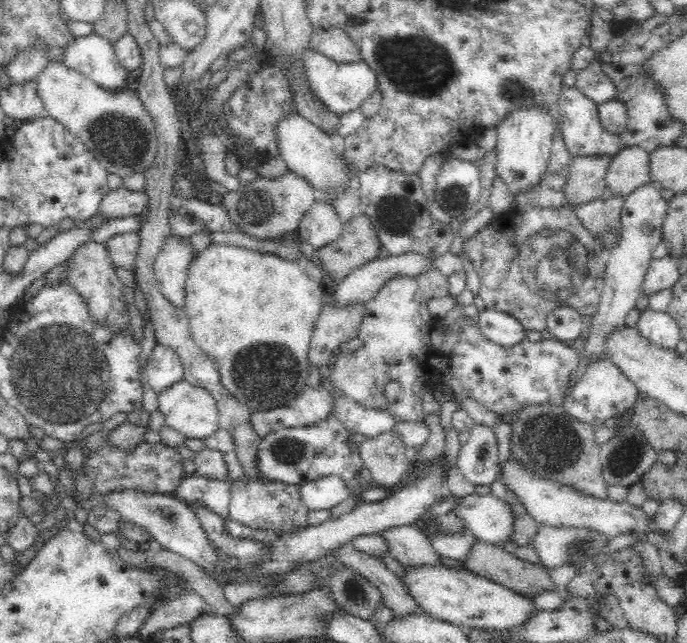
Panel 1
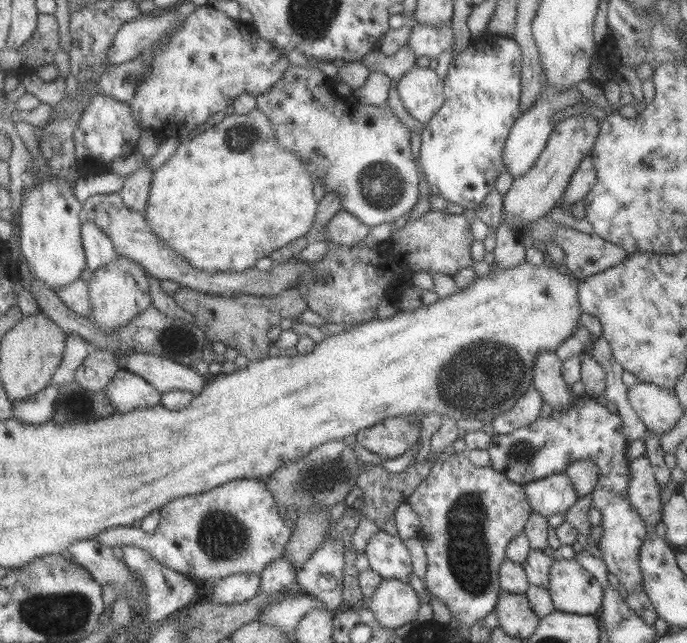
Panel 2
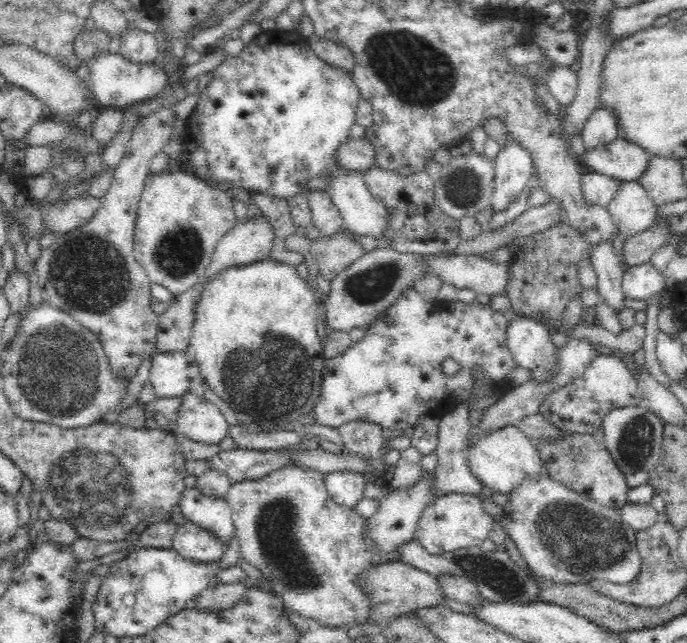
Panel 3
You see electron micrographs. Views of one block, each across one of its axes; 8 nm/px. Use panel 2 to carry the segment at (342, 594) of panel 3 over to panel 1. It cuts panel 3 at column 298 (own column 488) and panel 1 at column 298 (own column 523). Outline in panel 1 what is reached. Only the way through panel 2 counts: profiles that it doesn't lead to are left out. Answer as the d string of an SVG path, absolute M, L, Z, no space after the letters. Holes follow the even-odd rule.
M240 477L232 484L228 518L248 525L254 530L267 530L276 535L300 530L308 525L306 516L310 509L302 503L298 485L280 481L258 481L252 477Z

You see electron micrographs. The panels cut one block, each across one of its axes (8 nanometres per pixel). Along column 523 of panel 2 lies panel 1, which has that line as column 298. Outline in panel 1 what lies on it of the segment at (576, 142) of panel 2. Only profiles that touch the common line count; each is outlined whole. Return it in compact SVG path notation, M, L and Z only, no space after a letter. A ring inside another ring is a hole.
M289 170L274 179L259 177L250 183L237 184L223 195L223 207L238 231L259 240L282 239L296 233L305 212L317 200L318 193L302 176Z

